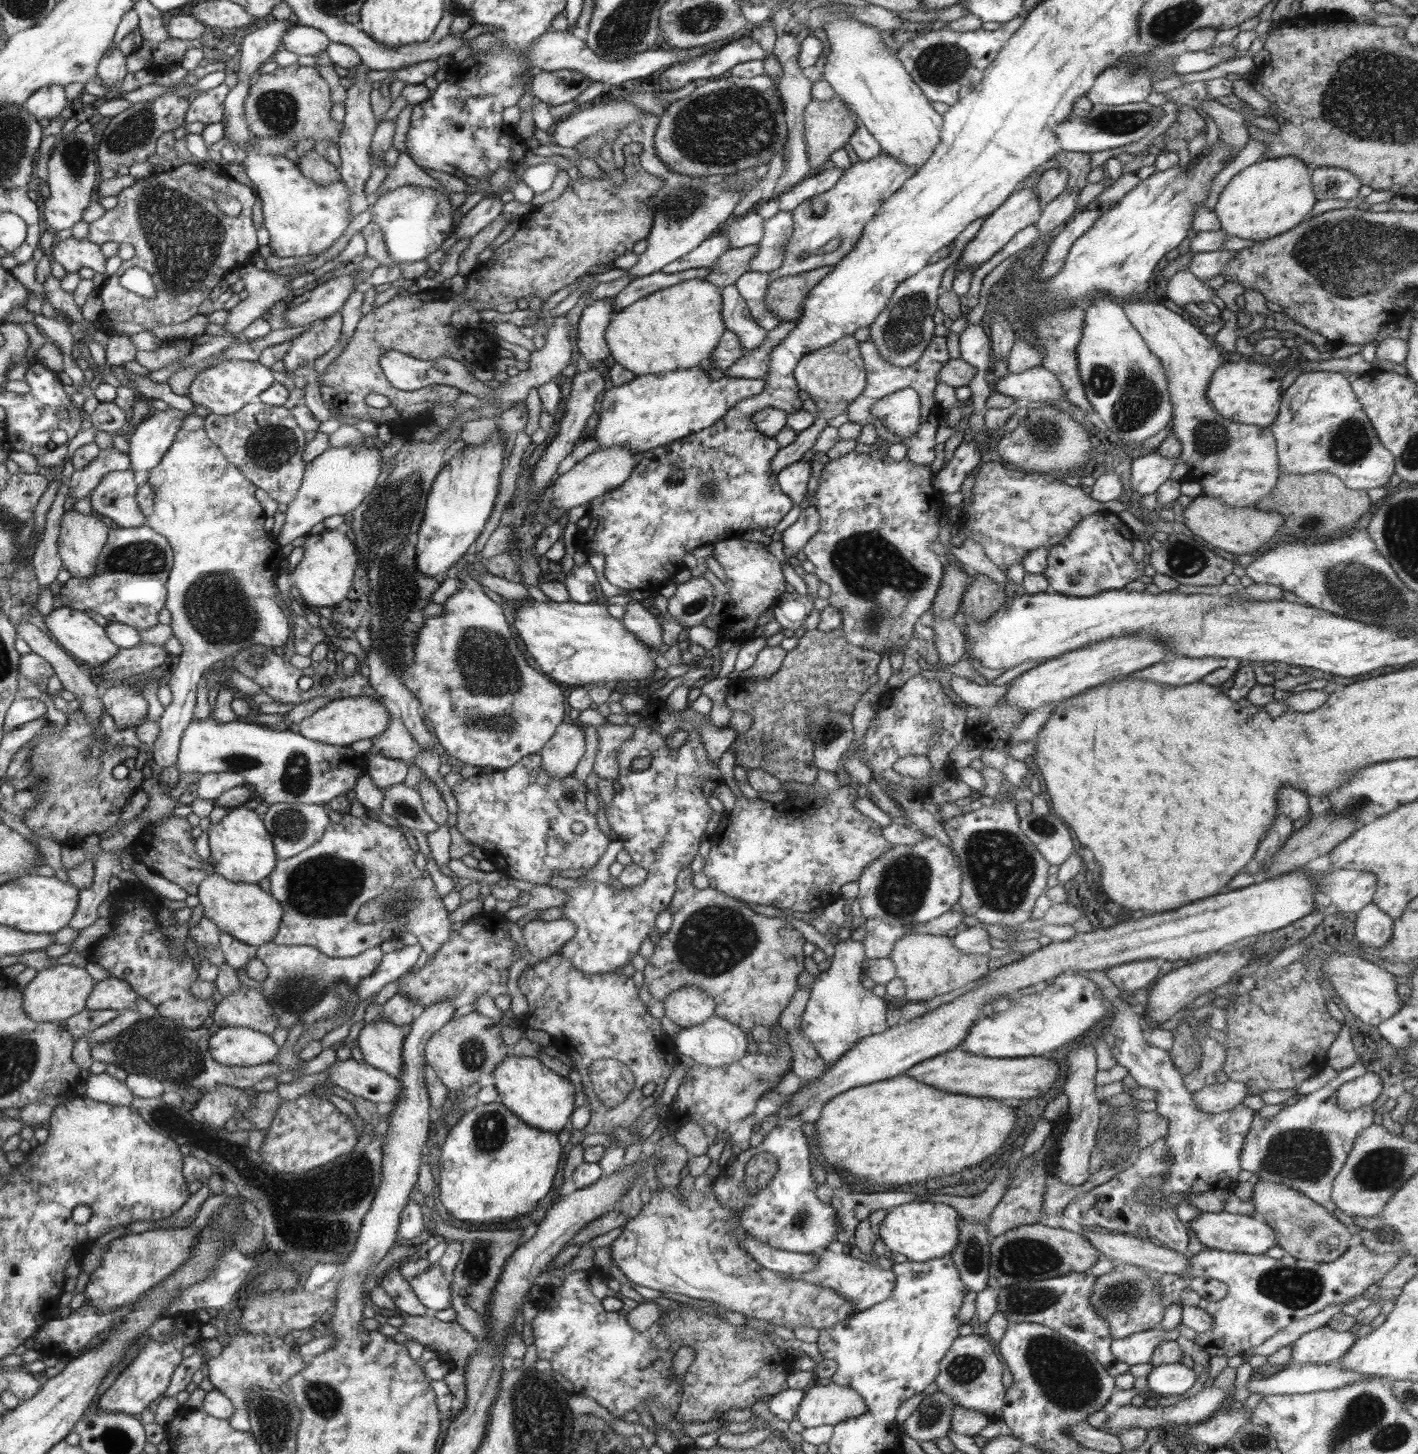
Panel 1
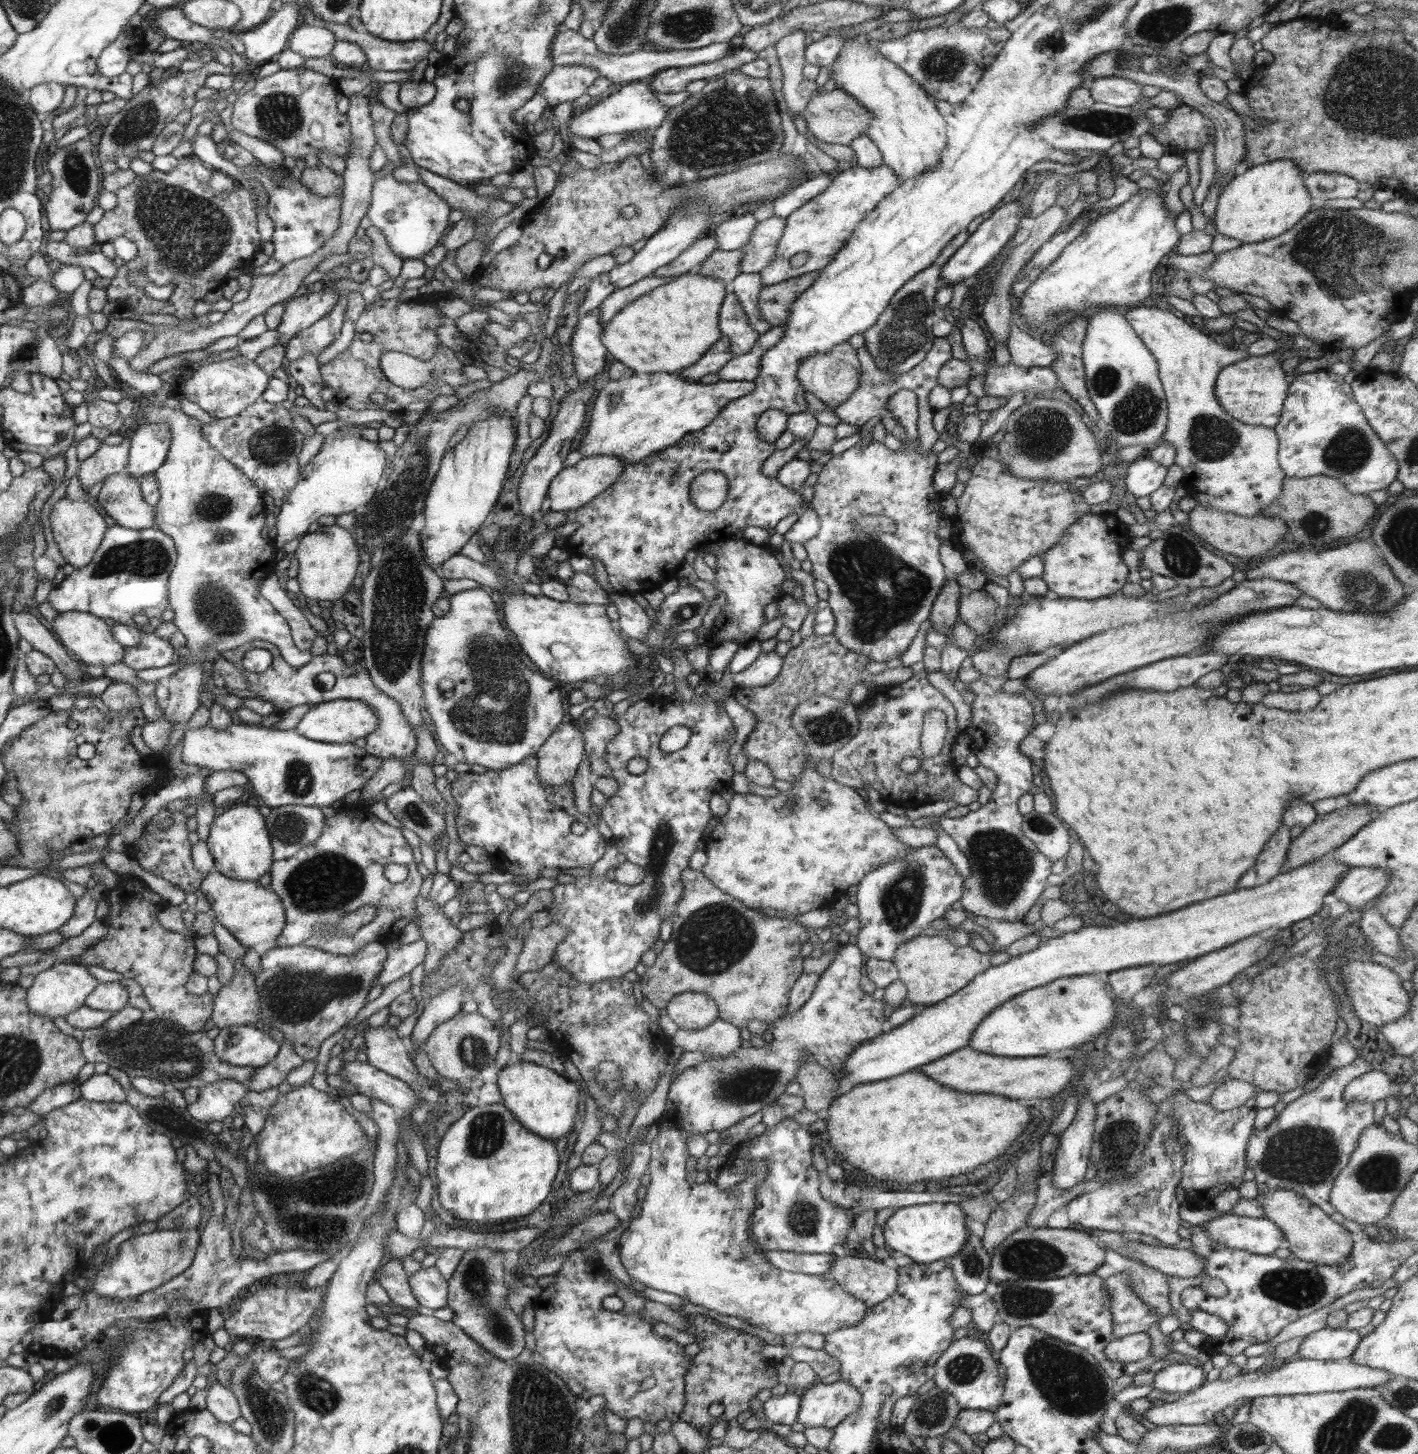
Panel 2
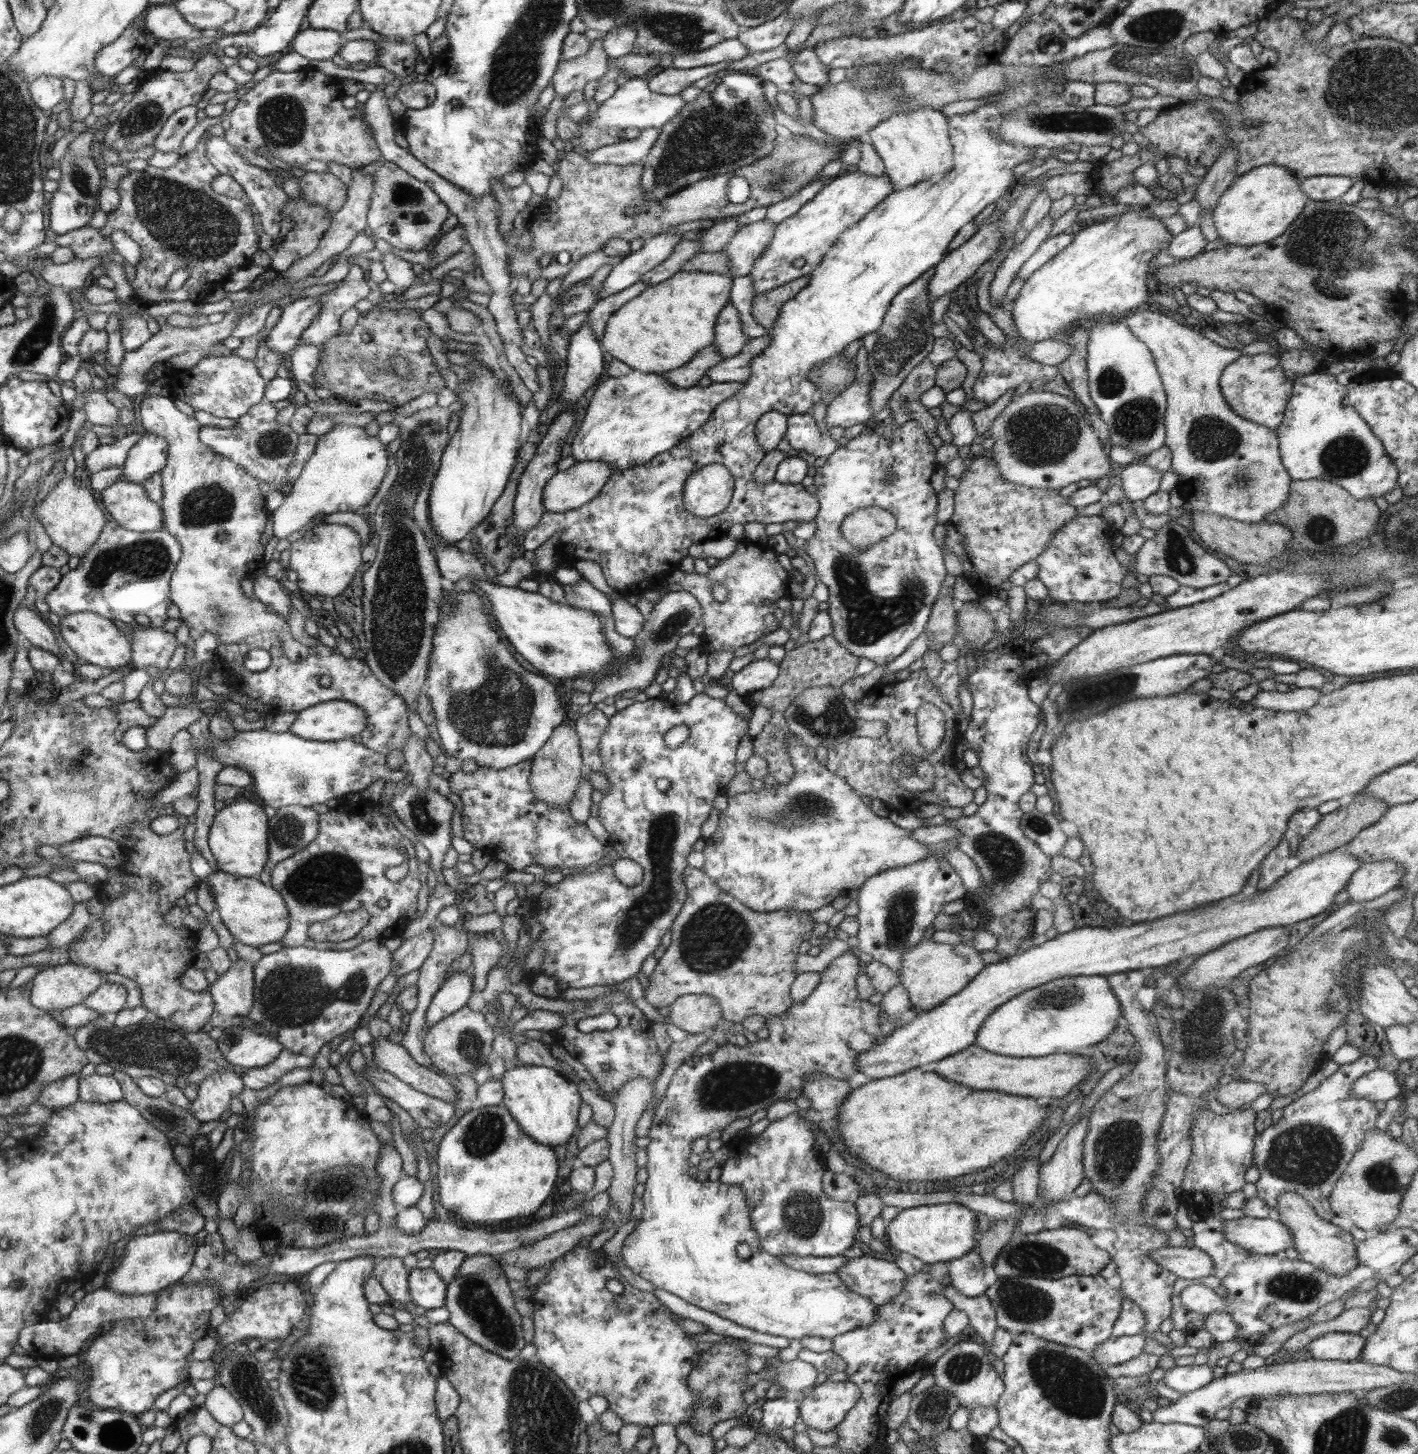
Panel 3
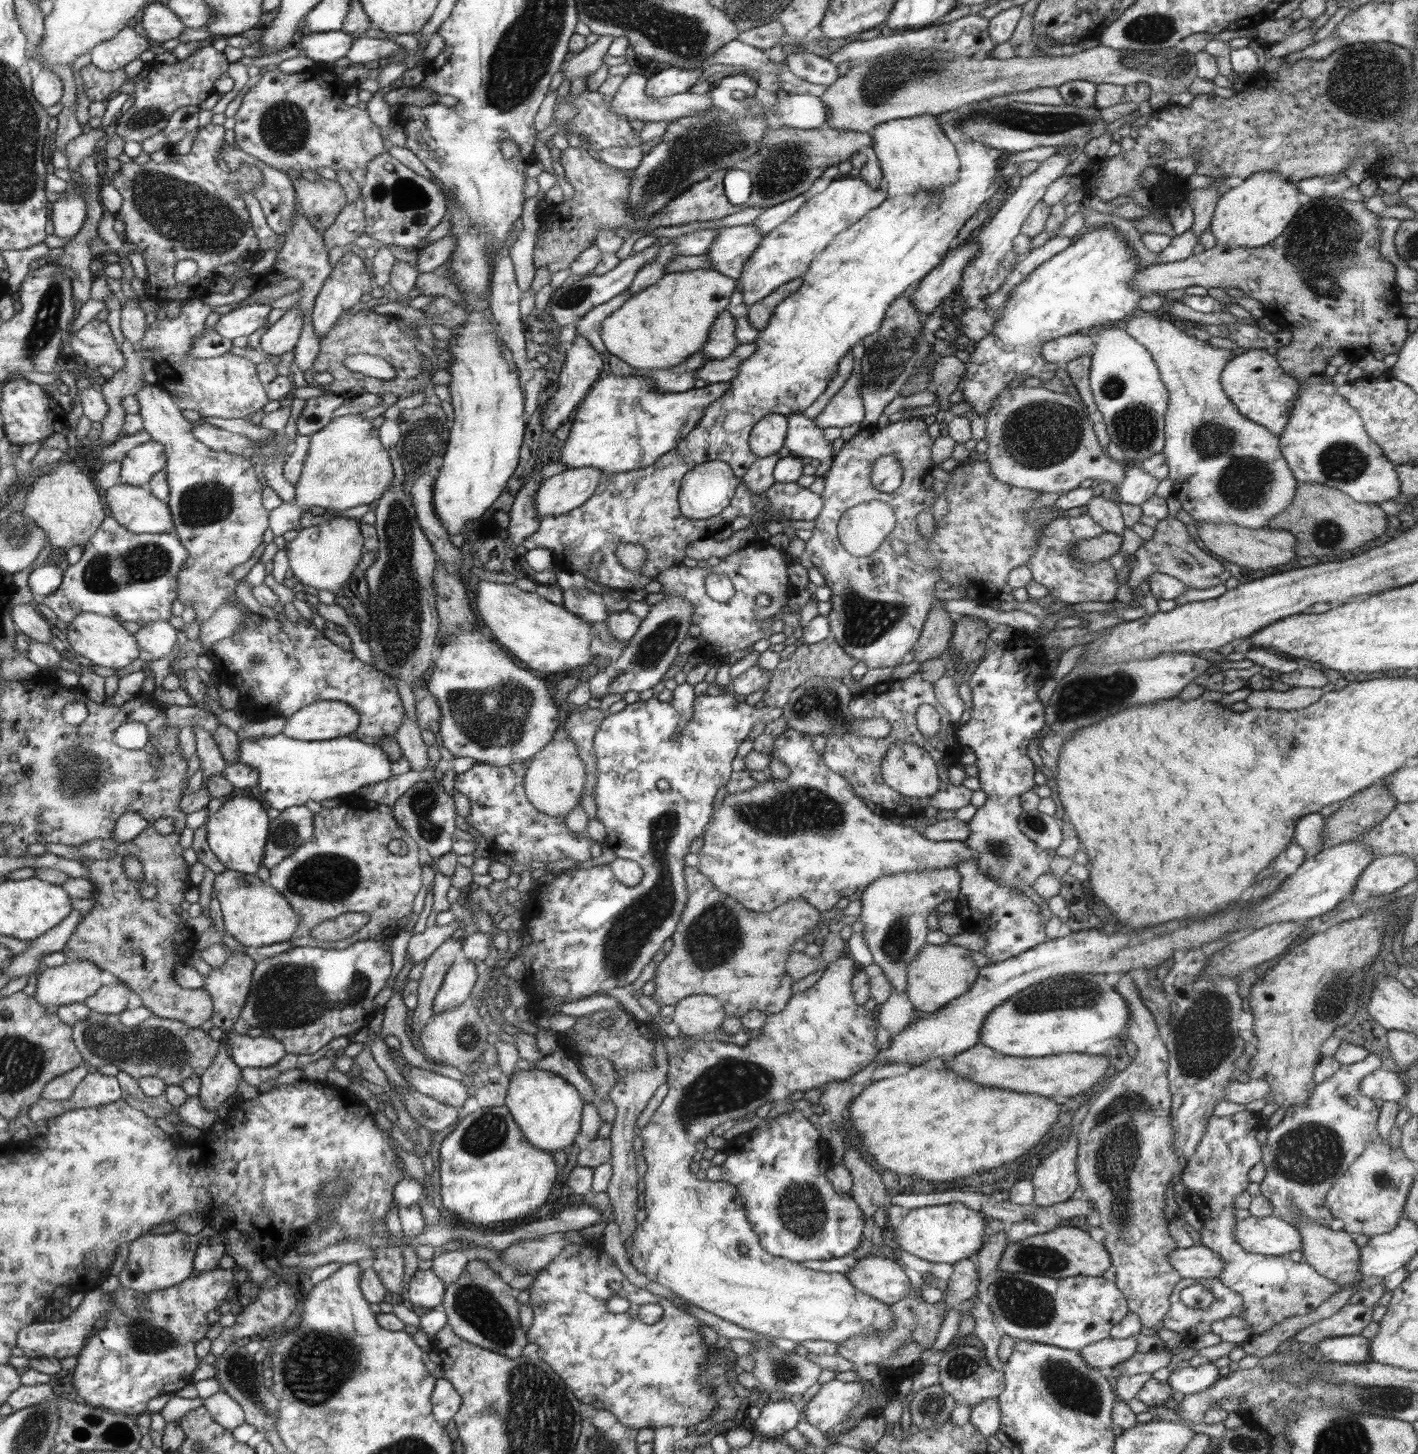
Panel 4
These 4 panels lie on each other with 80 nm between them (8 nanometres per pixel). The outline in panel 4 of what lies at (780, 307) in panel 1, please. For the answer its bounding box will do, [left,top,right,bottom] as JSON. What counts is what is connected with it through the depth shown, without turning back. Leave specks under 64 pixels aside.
[748,278,802,331]

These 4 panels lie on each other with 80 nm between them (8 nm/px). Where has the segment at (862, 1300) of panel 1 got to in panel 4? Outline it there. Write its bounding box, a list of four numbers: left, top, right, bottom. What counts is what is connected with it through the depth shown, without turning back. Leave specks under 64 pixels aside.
[845,1253,912,1305]

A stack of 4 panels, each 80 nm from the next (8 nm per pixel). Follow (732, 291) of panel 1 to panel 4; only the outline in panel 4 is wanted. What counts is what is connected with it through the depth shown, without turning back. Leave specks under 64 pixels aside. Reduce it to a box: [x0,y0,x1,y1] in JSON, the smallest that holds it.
[700,310,741,360]

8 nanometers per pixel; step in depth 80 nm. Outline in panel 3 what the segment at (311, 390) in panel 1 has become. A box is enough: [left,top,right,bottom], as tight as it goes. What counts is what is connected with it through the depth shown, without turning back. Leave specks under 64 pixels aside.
[288,344,321,388]

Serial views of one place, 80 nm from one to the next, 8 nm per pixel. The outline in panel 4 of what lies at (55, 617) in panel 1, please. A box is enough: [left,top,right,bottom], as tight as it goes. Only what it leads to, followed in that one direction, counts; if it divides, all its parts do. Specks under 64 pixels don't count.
[66,613,139,670]

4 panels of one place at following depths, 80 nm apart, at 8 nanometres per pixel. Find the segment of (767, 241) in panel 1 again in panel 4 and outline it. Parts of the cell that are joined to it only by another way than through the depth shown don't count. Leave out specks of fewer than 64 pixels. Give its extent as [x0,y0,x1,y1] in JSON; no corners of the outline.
[707,225,765,282]

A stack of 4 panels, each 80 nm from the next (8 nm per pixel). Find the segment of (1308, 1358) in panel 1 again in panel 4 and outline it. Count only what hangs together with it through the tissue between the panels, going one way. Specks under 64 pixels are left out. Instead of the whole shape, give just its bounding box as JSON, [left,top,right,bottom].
[1318,1334,1370,1364]

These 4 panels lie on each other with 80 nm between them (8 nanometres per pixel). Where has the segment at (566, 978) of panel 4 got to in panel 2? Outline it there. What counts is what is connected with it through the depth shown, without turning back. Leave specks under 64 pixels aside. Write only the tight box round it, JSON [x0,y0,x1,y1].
[546,692,736,982]

